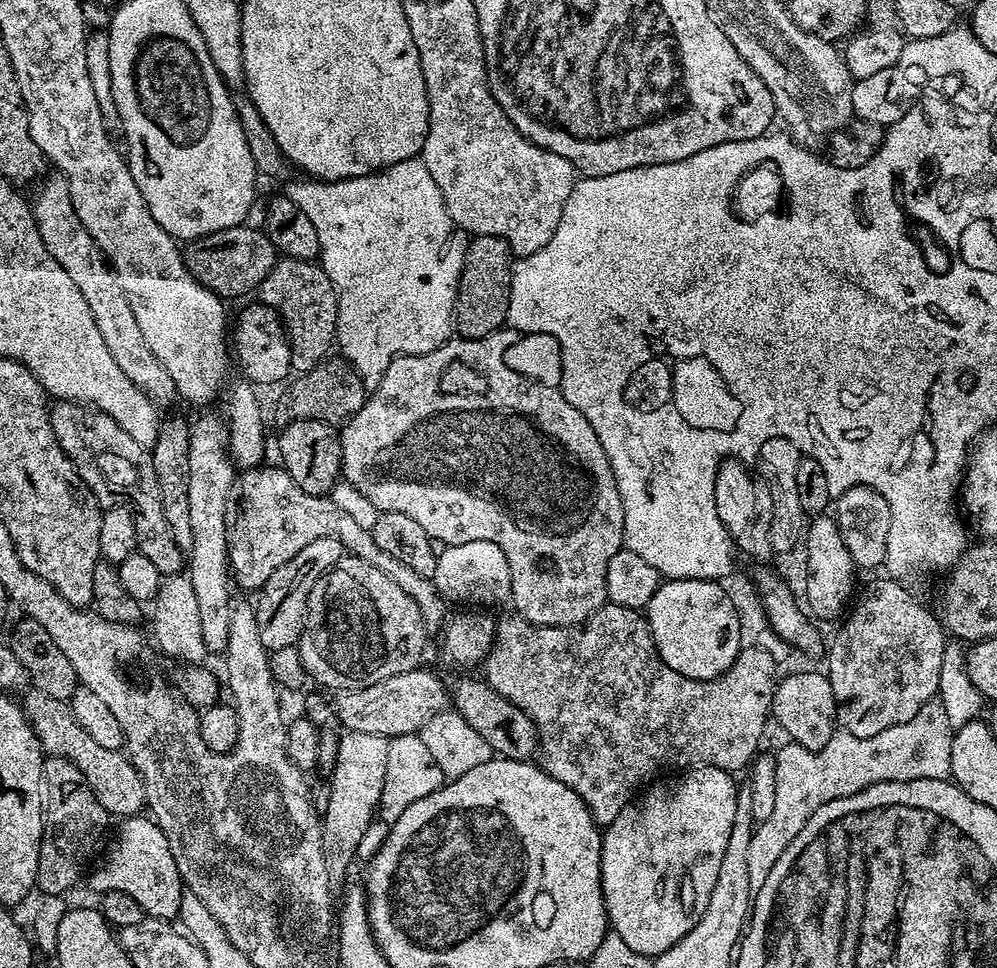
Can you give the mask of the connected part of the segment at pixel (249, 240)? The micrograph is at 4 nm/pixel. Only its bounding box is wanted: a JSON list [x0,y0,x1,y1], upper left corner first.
[183,227,278,298]

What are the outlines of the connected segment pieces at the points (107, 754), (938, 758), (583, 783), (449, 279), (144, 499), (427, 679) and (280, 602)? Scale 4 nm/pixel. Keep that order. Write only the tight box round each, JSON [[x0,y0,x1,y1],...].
[[23,690,146,818],[746,702,954,878],[482,602,778,826],[282,159,469,390],[50,400,186,577],[334,666,450,738],[254,538,345,654]]

